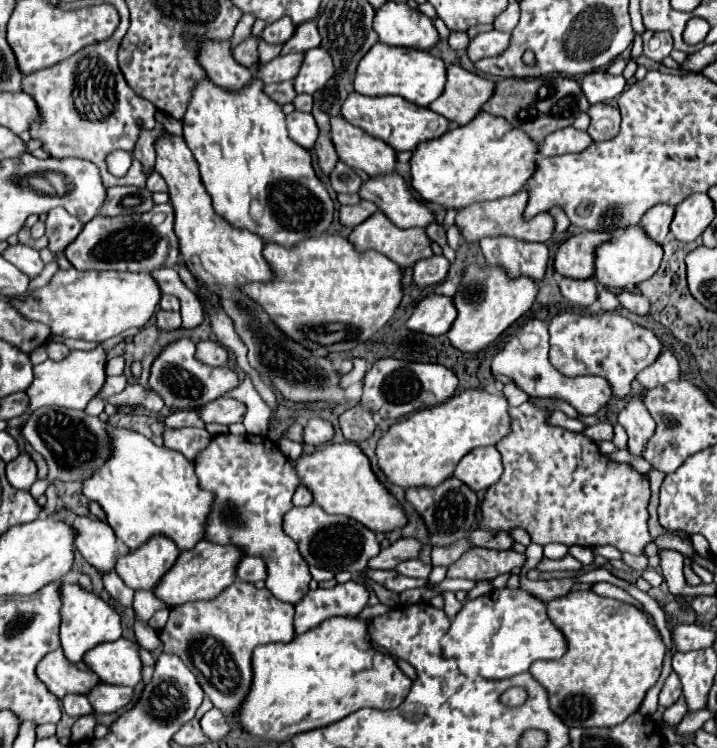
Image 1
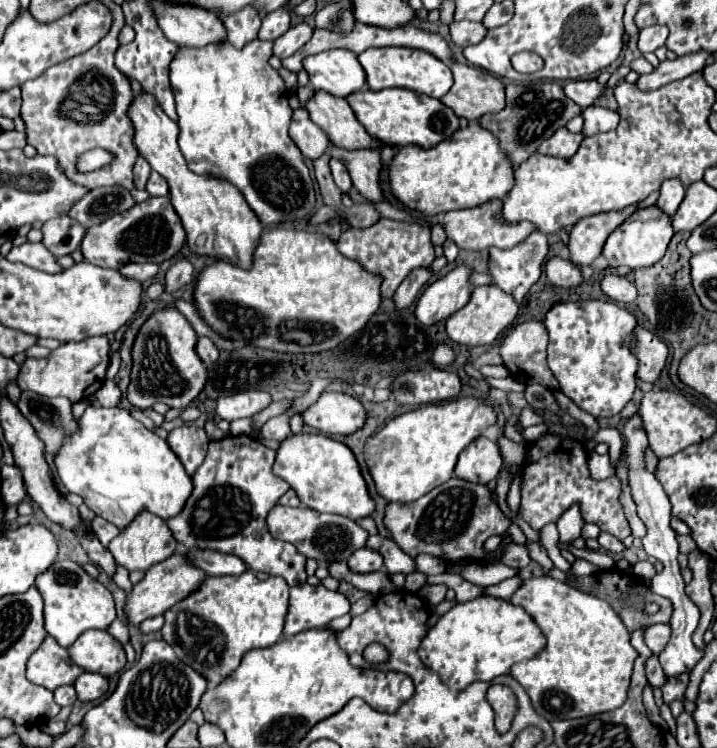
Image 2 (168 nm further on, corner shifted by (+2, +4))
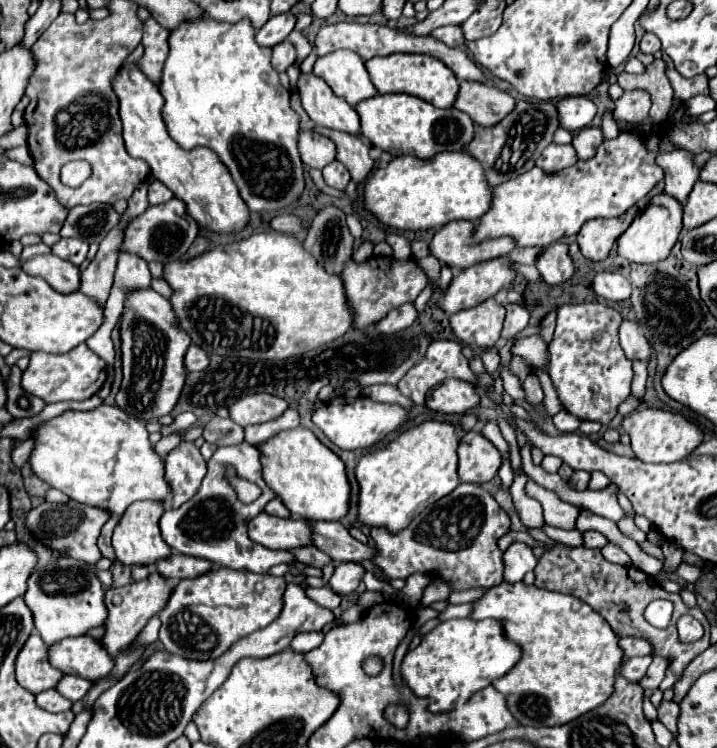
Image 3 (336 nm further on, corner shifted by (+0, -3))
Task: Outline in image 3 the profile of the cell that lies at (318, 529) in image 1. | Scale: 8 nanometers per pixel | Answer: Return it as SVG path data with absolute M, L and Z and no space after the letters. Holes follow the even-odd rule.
M260 513L248 523L248 537L268 549L292 549L310 545L310 527L302 519L282 519Z

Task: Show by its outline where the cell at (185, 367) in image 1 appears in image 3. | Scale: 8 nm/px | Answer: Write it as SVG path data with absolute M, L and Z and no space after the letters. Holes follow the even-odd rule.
M152 287L128 295L124 315L120 317L120 341L124 379L116 395L116 405L140 421L168 415L178 403L184 387L184 351L190 345L188 333L176 327L176 315L168 299L164 299Z

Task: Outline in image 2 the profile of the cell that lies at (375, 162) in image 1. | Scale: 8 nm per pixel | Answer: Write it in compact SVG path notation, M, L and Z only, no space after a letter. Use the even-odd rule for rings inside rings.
M316 92L314 98L306 104L306 110L310 112L312 122L330 136L334 146L346 150L372 148L370 134L358 122L344 98L332 96L328 92Z

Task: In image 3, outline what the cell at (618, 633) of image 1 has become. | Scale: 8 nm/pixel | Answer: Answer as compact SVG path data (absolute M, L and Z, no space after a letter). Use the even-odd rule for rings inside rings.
M522 581L518 583L500 583L496 587L486 589L486 593L472 601L472 613L470 619L496 619L502 623L504 633L510 641L520 645L522 657L520 661L500 679L492 681L492 687L500 691L506 697L508 711L512 711L512 717L524 725L524 727L538 727L538 725L564 725L572 719L596 709L602 705L614 691L614 673L620 665L620 659L624 657L618 637L608 627L608 623L602 619L600 613L596 613L590 605L580 601L574 595L564 593L552 593L536 587L526 587Z

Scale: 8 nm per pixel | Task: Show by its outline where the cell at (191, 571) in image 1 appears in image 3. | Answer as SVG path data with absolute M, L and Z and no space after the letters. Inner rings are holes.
M152 571L150 577L144 581L136 581L136 583L124 585L124 587L110 587L104 597L104 603L108 607L108 619L104 621L104 635L100 637L102 647L112 657L116 655L116 651L122 651L124 647L128 647L128 643L132 643L132 639L136 639L136 635L144 629L146 621L152 615L156 615L158 611L162 611L170 593L172 593L172 587L156 571Z

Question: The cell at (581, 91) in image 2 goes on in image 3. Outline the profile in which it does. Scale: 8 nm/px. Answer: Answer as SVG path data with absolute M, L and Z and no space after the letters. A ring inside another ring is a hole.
M564 97L556 103L560 129L576 133L588 127L596 115L596 105L588 97Z

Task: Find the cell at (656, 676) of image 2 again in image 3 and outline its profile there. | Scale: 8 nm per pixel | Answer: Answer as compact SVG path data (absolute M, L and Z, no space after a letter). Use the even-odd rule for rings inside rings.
M630 657L630 659L622 659L620 661L620 667L618 667L618 673L624 675L628 681L636 683L640 681L644 675L646 675L646 669L648 665L652 663L652 657Z

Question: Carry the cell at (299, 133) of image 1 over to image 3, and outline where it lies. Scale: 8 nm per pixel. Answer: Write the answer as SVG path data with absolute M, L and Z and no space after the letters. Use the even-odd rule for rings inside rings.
M302 129L298 137L298 149L304 165L324 169L328 163L336 159L336 147L334 143L318 133L312 133L310 129Z

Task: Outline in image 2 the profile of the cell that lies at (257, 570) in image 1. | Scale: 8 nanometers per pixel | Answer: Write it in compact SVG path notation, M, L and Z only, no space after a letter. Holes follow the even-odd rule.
M190 550L188 556L194 560L198 568L202 568L210 576L232 576L248 570L236 556L216 550Z

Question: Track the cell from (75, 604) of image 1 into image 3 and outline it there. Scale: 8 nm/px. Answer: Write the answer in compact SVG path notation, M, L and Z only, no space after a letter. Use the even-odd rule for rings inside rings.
M60 557L56 563L42 569L34 569L28 579L24 601L34 617L34 627L46 645L54 645L66 637L84 635L90 627L104 625L104 587L96 577L96 571L72 557Z

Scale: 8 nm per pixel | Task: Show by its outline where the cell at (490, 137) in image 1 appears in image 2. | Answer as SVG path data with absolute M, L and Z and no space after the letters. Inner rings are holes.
M472 122L434 148L418 148L416 144L400 148L390 164L390 186L392 194L408 208L434 216L474 208L506 196L514 186L514 164L510 164L502 148L498 148L494 134L486 132L478 122Z

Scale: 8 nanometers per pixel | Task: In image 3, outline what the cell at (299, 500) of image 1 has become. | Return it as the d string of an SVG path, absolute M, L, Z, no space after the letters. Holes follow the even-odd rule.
M278 497L268 501L268 507L264 507L264 511L270 515L276 515L276 517L288 517L290 515L290 511L284 507L284 503Z

